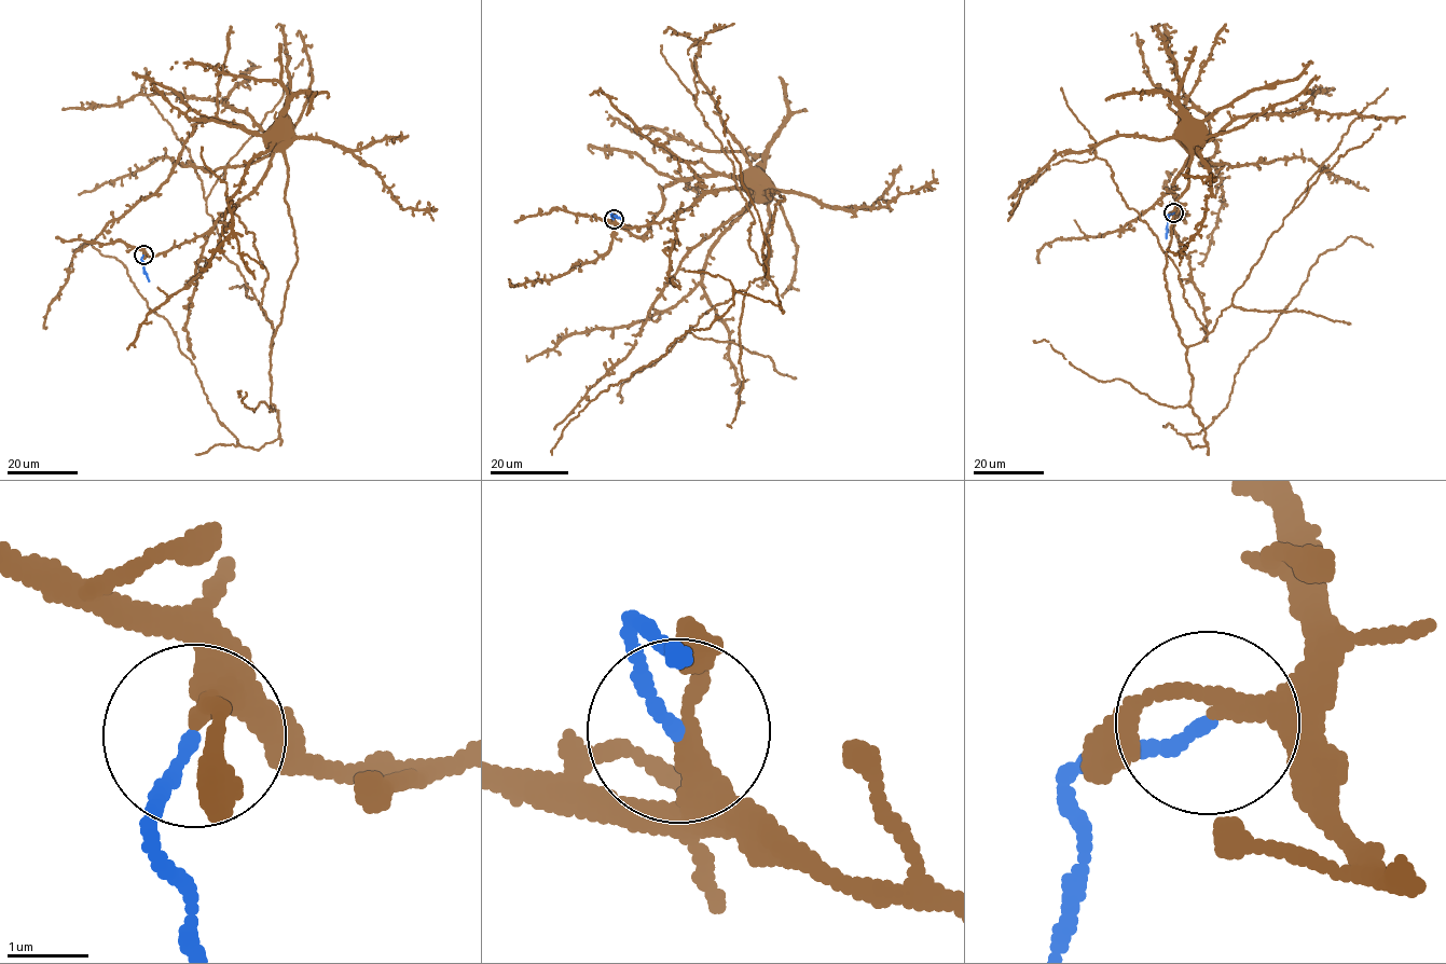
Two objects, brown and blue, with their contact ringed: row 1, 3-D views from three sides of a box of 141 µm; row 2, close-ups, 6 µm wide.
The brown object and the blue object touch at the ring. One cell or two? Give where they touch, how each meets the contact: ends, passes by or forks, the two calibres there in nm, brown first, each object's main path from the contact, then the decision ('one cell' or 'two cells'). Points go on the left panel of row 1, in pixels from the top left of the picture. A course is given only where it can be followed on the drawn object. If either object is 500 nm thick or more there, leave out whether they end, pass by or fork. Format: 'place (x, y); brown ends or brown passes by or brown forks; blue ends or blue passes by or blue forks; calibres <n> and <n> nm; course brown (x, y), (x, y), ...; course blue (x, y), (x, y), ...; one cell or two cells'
place (143, 255); brown passes by; blue ends; calibres 220 and 150 nm; course brown (143, 255), (164, 253), (203, 235), (221, 216), (255, 189), (278, 138); course blue (143, 256), (149, 280); two cells

